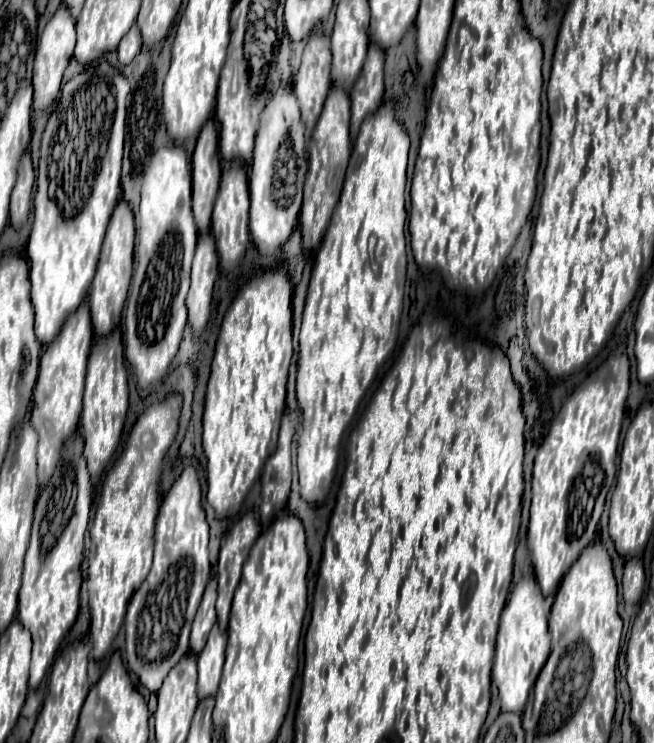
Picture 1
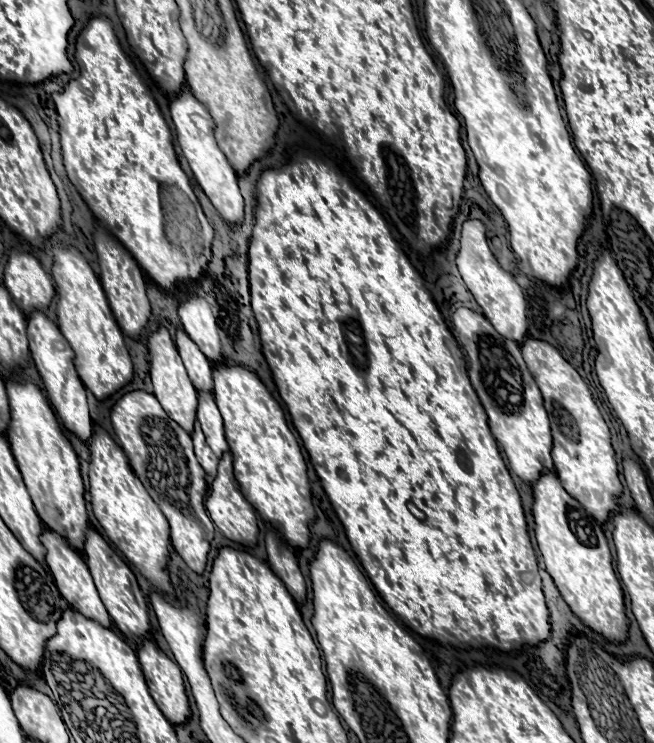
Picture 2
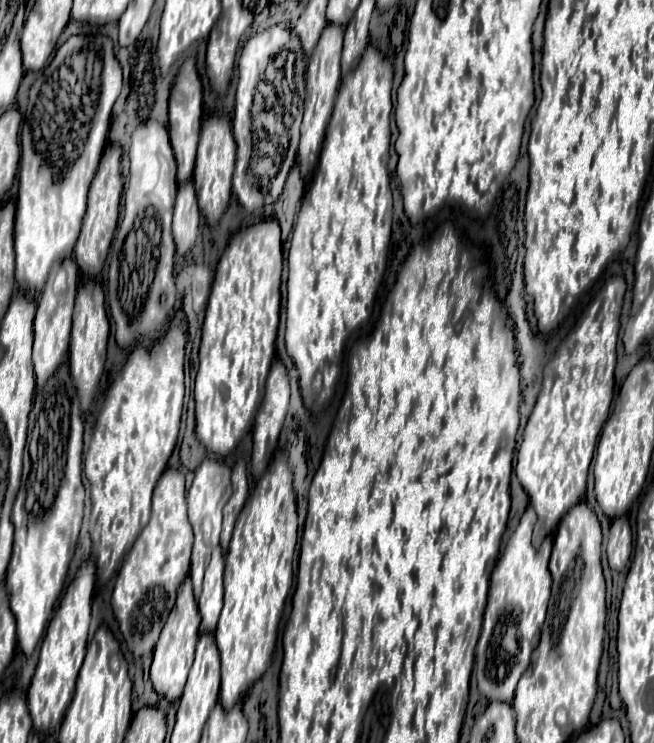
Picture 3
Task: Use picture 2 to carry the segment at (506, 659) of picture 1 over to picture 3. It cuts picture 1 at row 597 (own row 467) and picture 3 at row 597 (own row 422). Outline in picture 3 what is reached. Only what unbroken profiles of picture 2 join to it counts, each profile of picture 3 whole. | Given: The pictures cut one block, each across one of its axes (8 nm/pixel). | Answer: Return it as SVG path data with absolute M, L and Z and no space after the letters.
M528 506L490 578L488 606L474 662L478 690L488 700L500 700L508 704L512 702L516 684L522 672L530 666L530 656L540 642L540 632L546 618L546 606L550 600L552 584L552 576L548 570L552 540L544 540L540 550L536 550L532 546L534 524L536 512L532 510L532 506Z

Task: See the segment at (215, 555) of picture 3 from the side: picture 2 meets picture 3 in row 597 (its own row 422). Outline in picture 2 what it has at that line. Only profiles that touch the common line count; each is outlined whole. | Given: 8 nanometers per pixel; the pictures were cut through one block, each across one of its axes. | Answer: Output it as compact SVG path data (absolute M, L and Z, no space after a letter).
M198 392L198 420L206 434L206 442L214 450L214 454L224 454L224 450L228 450L228 444L224 440L224 424L210 392Z

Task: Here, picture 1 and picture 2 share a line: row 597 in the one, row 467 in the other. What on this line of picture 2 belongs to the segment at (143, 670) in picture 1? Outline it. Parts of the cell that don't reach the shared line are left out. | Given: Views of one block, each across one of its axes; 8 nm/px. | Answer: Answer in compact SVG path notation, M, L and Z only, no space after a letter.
M142 390L124 394L114 404L110 418L130 466L170 522L174 550L194 572L202 574L206 568L210 540L214 536L214 522L208 518L204 506L206 472L194 456L190 434L162 410L154 394Z

